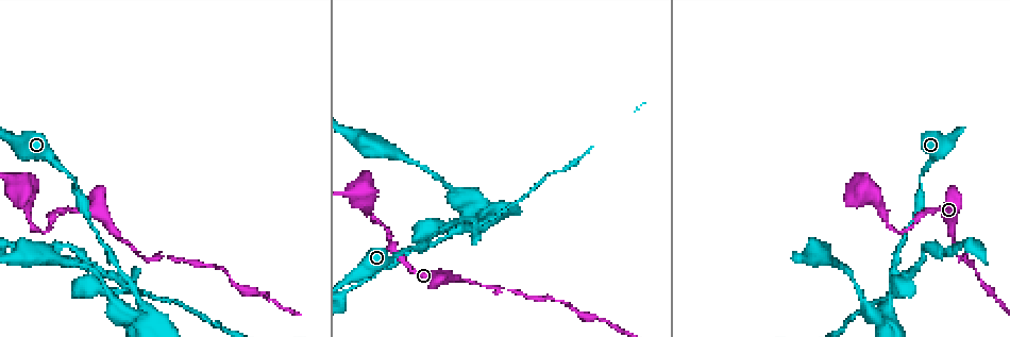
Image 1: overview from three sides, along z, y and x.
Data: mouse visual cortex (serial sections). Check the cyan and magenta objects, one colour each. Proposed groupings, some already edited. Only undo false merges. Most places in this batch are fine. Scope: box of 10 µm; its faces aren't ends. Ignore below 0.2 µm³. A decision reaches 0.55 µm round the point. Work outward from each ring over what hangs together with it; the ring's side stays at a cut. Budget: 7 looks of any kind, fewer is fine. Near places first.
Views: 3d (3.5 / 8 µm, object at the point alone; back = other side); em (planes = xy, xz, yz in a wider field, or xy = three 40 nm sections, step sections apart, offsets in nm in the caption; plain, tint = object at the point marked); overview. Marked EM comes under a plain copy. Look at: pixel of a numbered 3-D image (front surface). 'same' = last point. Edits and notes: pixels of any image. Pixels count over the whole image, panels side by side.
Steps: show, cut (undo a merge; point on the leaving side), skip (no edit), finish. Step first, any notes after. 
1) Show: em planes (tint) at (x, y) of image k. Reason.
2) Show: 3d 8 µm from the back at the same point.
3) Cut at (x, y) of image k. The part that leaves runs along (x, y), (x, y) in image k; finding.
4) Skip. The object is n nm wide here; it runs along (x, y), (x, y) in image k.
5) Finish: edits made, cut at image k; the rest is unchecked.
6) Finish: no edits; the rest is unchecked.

Show: 3d 3.5 µm at (385, 229) of image 1.

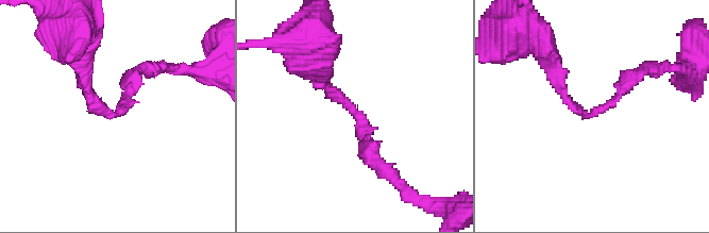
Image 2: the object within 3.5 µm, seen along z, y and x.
Show: em xy step 2 (tint) at (593, 115) of image 2. The arms are 150, 200 nm wide; now the EM.

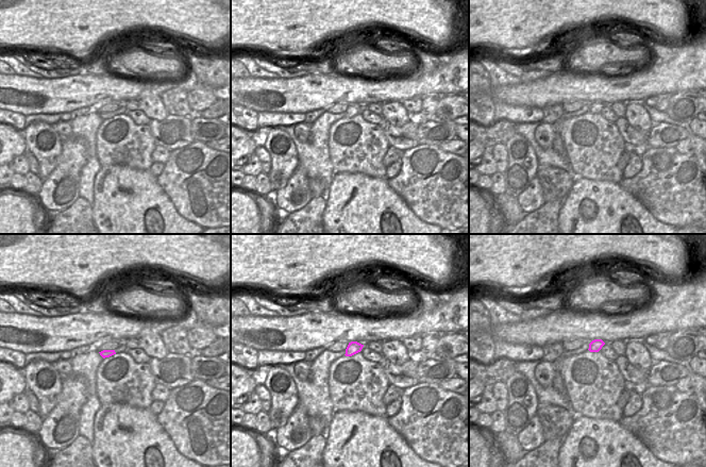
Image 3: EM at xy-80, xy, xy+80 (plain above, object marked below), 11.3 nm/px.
Skip. It runs along (376, 164), (359, 117), (321, 79) in image 2; one cell here.

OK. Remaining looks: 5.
Show: 3d 3.5 µm at (119, 270) of image 1. Abrupt turn.

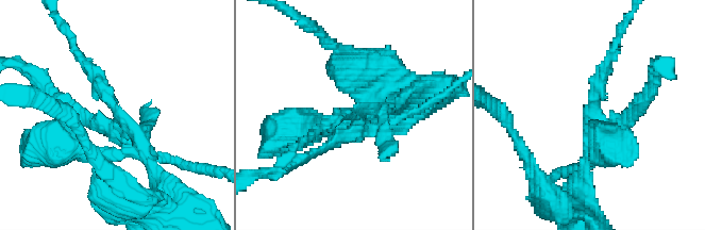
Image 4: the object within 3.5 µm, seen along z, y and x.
Show: em xy step 2 (tint) at (593, 113) of image 4. 4 arms meet here; the arms are 100, 150, 200, 200 nm wide.

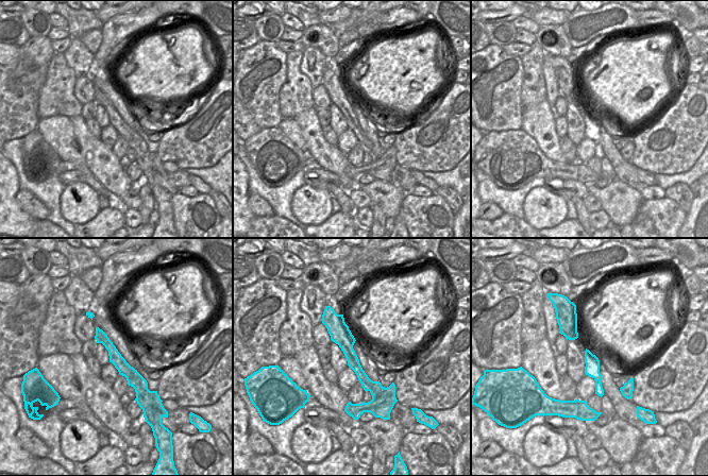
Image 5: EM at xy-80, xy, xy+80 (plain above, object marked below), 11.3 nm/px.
Cut at (173, 161) of image 4. A border runs along (595, 380), (600, 381) in image 5; two cells meet here.

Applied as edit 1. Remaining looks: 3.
Finish: edits made, cut at image 4; the rest is unchecked.

